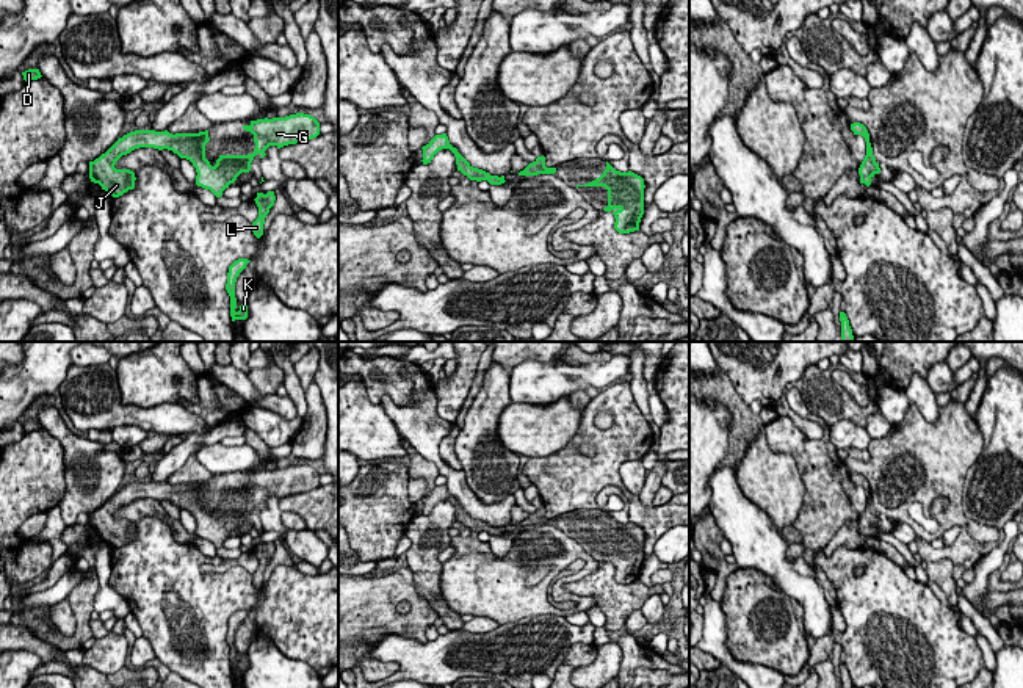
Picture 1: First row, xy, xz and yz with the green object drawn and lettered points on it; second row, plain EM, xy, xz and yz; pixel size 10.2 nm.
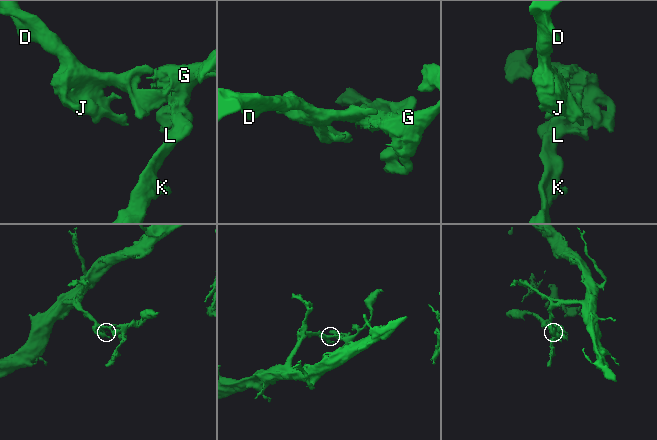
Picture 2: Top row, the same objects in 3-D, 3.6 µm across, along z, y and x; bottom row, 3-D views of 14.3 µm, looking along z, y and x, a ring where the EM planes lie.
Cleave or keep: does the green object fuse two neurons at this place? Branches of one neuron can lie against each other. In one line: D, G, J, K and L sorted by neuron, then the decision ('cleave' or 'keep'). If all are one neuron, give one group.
D G J K L; keep

